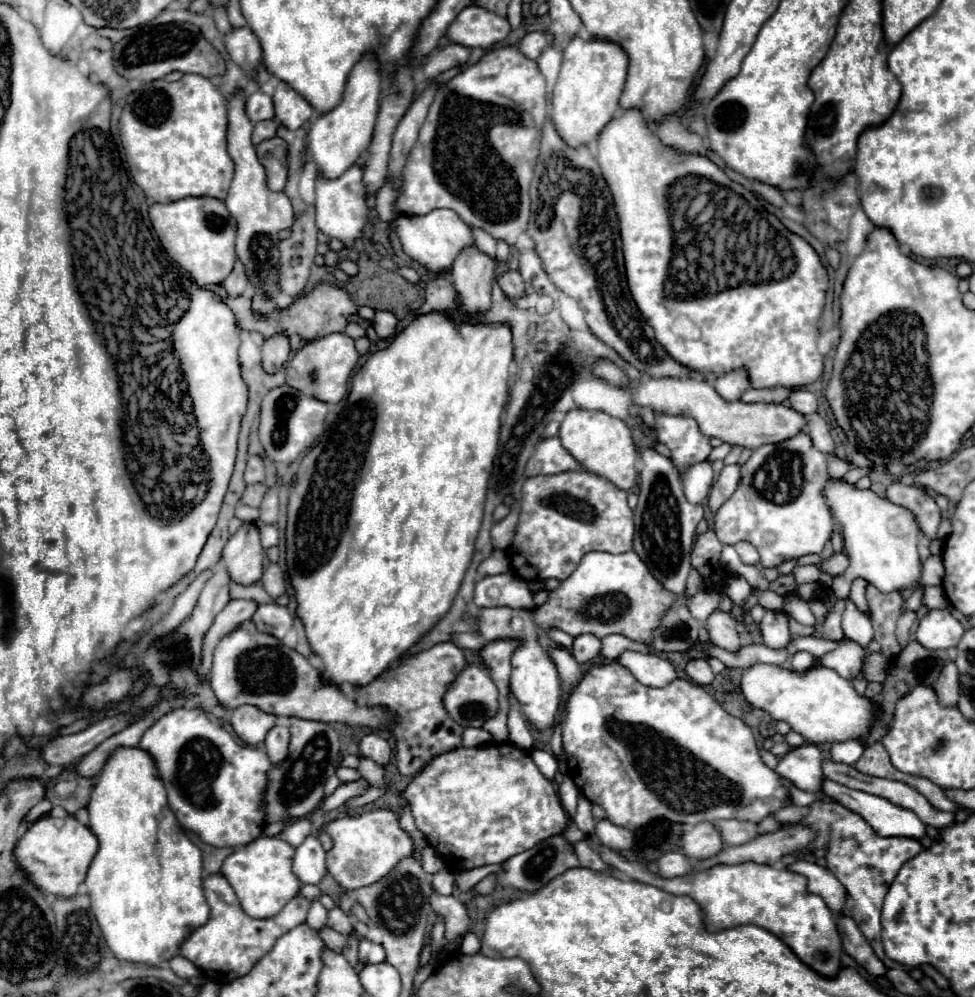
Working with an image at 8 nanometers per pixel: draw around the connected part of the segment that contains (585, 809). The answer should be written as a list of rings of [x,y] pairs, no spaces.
[[[580,795],[580,805],[578,805],[578,813],[574,817],[574,823],[578,825],[578,829],[586,835],[592,835],[594,831],[594,819],[592,819],[592,813],[590,813],[590,801],[586,797]]]

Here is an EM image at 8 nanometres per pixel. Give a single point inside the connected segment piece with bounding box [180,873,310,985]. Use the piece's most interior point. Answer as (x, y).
(231, 943)

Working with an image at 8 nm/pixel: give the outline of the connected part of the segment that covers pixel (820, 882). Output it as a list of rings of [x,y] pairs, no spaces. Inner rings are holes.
[[[796,859],[792,865],[788,865],[788,869],[804,875],[808,879],[808,891],[820,895],[830,907],[830,911],[840,913],[844,909],[846,891],[842,883],[832,875],[832,871],[816,865],[814,861],[806,861],[806,859]]]

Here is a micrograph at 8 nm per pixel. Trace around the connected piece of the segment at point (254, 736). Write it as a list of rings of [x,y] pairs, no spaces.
[[[244,705],[244,707],[236,707],[232,711],[230,723],[232,723],[236,735],[244,743],[256,745],[256,743],[264,741],[268,731],[276,725],[276,715],[268,715],[268,713],[260,711],[258,707]]]

